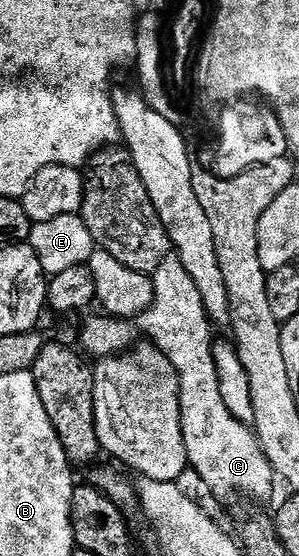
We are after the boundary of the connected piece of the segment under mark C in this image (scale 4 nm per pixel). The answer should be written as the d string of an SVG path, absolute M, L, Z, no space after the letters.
M172 252L165 260L161 260L161 268L155 270L153 281L155 283L153 304L144 314L139 315L137 326L142 333L143 330L147 333L144 335L160 350L167 353L169 360L179 373L179 383L183 389L179 393L179 398L183 401L183 435L187 445L188 463L201 473L213 490L213 494L220 500L235 498L238 494L251 498L247 500L269 497L275 490L275 482L277 483L275 469L271 467L271 461L265 456L263 446L259 443L259 437L256 436L254 429L242 423L241 420L235 419L221 400L217 366L213 358L216 339L211 338L213 319L201 300L201 292L197 292L197 284L193 284L193 276L189 276L189 272L185 270L185 264Z

